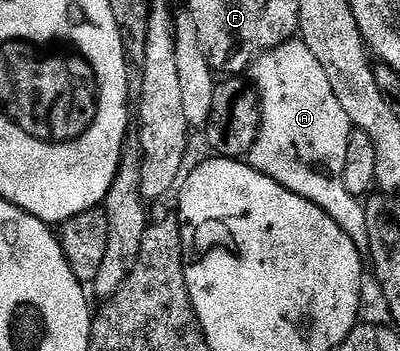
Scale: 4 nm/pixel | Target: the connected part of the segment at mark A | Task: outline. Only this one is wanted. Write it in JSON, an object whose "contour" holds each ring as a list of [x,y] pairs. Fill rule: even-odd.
{"contour":[[[302,41],[282,43],[280,47],[266,51],[255,62],[249,72],[249,79],[259,94],[260,105],[259,132],[249,154],[251,167],[289,189],[289,193],[297,193],[297,197],[305,197],[305,201],[320,207],[329,217],[333,217],[333,221],[337,221],[337,225],[341,225],[341,229],[345,229],[360,253],[366,252],[369,245],[367,208],[352,195],[343,179],[353,128],[345,109],[341,109],[341,101],[337,101],[333,94],[329,77],[325,77],[325,69],[321,69],[317,57],[309,53]]]}

